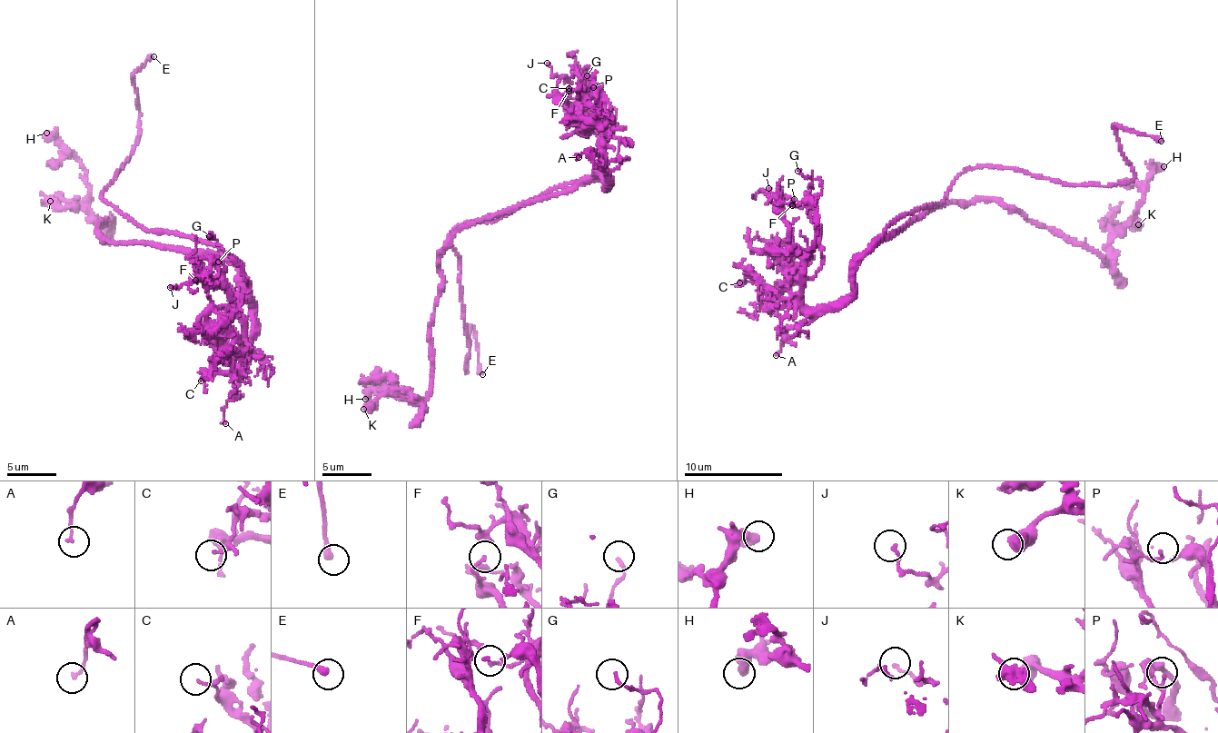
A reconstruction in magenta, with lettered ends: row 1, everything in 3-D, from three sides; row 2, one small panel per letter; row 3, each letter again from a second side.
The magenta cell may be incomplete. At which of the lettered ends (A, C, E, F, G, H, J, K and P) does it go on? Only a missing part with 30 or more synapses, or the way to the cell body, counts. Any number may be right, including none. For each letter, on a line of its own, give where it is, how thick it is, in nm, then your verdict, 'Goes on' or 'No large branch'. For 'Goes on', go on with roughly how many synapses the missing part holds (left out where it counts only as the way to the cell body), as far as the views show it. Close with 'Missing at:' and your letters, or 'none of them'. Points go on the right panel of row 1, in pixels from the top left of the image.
A: Place: (776, 355). Thickness 140 nm. No large branch
C: Place: (739, 282). Thickness 120 nm. No large branch
E: Place: (1161, 141). Thickness 320 nm. Goes on
F: Place: (792, 205). Thickness 110 nm. No large branch
G: Place: (797, 171). Thickness 140 nm. No large branch
H: Place: (1163, 166). Thickness 500 nm. No large branch
J: Place: (768, 188). Thickness 140 nm. No large branch
K: Place: (1138, 224). Thickness 500 nm. No large branch
P: Place: (794, 199). Thickness 110 nm. No large branch
Missing at: E

